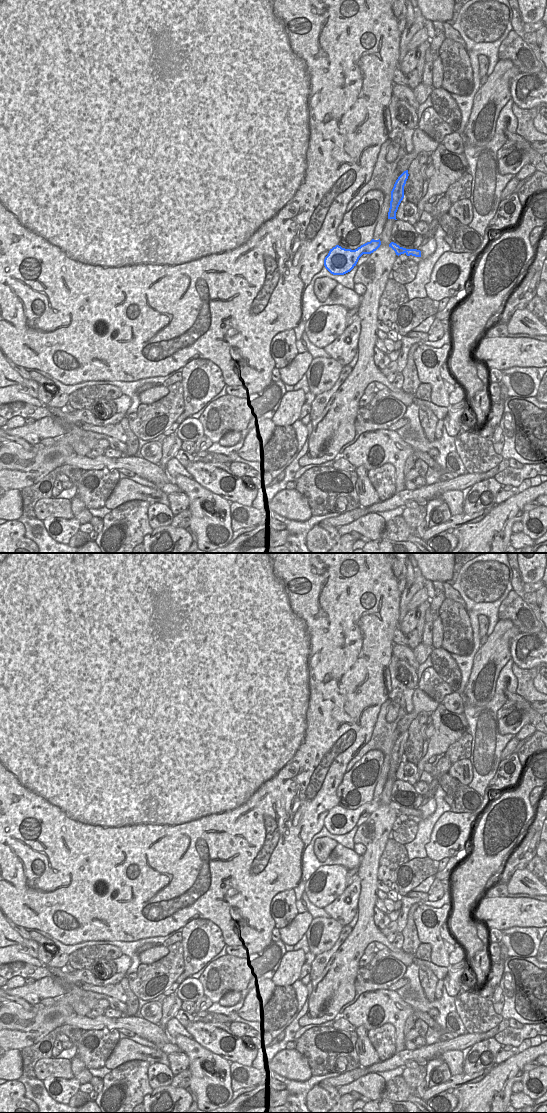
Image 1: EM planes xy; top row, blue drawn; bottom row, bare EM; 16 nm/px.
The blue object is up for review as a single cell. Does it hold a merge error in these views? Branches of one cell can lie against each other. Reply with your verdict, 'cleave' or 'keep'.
keep

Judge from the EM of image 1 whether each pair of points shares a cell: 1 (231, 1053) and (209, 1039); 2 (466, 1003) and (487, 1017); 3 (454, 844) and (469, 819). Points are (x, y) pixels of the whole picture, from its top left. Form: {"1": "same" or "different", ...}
{"1": "same", "2": "same", "3": "same"}

